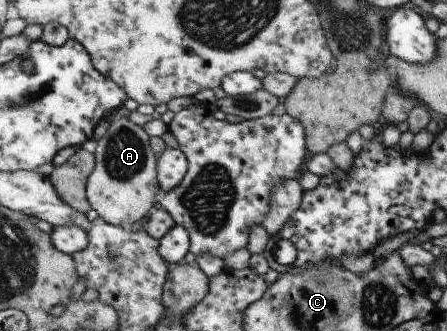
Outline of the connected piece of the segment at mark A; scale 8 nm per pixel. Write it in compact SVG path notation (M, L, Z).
M128 117L115 118L107 133L97 142L94 152L96 167L88 180L86 189L92 208L98 213L99 219L103 219L109 224L130 227L135 222L143 220L157 204L157 195L163 190L158 179L158 157L151 148L149 137L149 133L144 127L134 124Z

